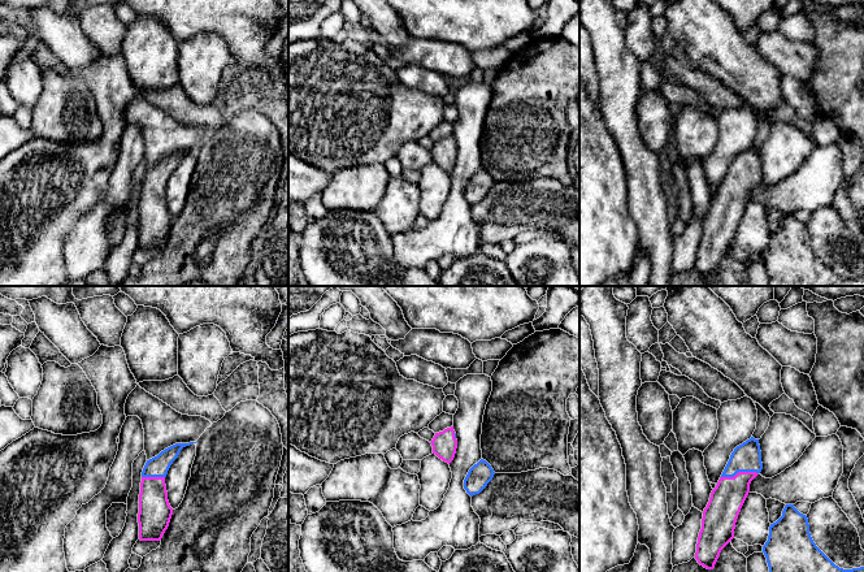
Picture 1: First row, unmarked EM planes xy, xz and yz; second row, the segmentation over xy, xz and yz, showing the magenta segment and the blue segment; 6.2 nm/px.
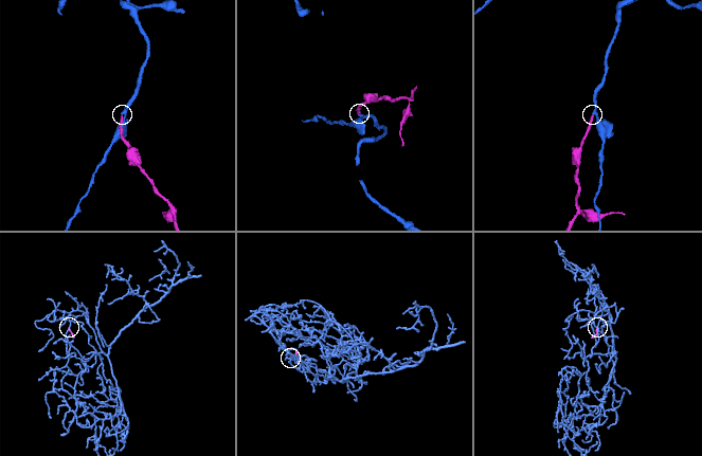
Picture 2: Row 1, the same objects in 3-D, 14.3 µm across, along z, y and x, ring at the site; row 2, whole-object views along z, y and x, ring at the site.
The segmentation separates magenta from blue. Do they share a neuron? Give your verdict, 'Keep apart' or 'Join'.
Join

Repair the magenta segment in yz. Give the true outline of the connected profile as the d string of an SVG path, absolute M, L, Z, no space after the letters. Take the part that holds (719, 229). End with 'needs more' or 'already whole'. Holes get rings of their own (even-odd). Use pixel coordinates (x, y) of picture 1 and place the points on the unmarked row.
M751 146L731 161L703 220L695 268L704 277L713 278L721 259L734 247L735 231L750 202L750 192L761 178L759 148Z | needs more

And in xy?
M196 151L175 152L147 169L139 203L139 248L160 250L169 235L173 217L168 209L165 186L181 159Z | needs more

